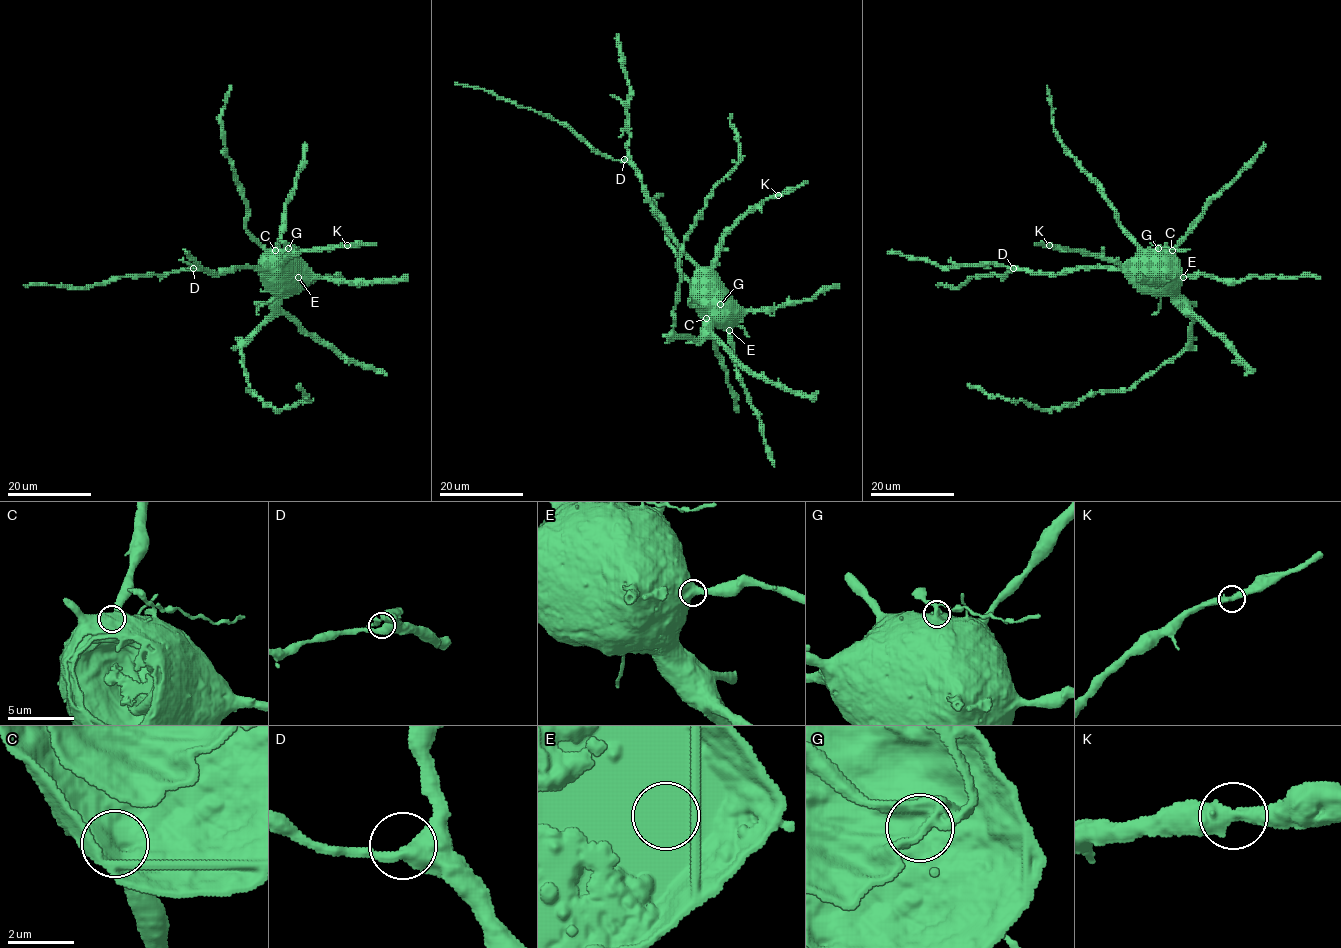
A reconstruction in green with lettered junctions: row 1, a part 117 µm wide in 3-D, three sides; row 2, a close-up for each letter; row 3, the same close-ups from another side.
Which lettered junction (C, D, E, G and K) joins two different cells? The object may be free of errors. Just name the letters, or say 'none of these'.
G

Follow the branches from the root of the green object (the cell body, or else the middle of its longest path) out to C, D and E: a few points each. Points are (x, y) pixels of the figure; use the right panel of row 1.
C: (1159, 280), (1174, 266), (1172, 250)
D: (1159, 280), (1132, 281), (1122, 271), (1104, 268), (1076, 268), (1057, 274), (1028, 273), (1013, 268)
E: (1159, 280), (1170, 272), (1183, 277)

